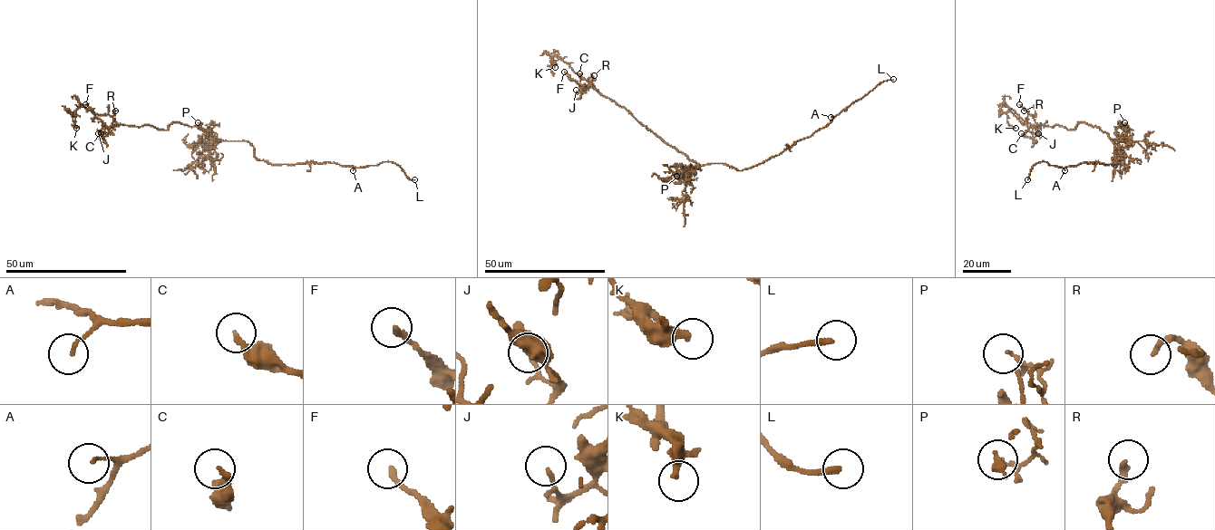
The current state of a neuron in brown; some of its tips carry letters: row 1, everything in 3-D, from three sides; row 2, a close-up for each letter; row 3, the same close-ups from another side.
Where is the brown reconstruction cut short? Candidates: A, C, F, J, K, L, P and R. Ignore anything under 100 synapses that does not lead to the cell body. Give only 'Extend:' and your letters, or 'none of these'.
Extend: L

